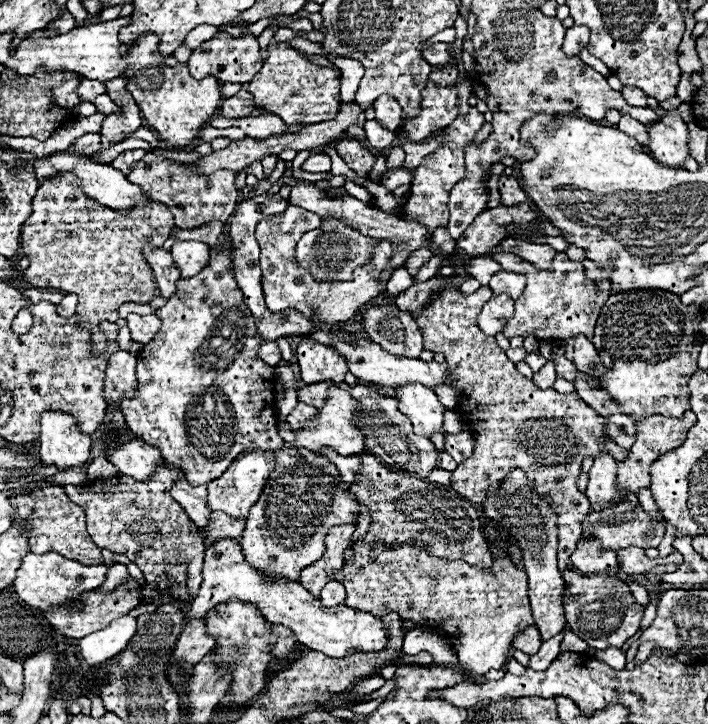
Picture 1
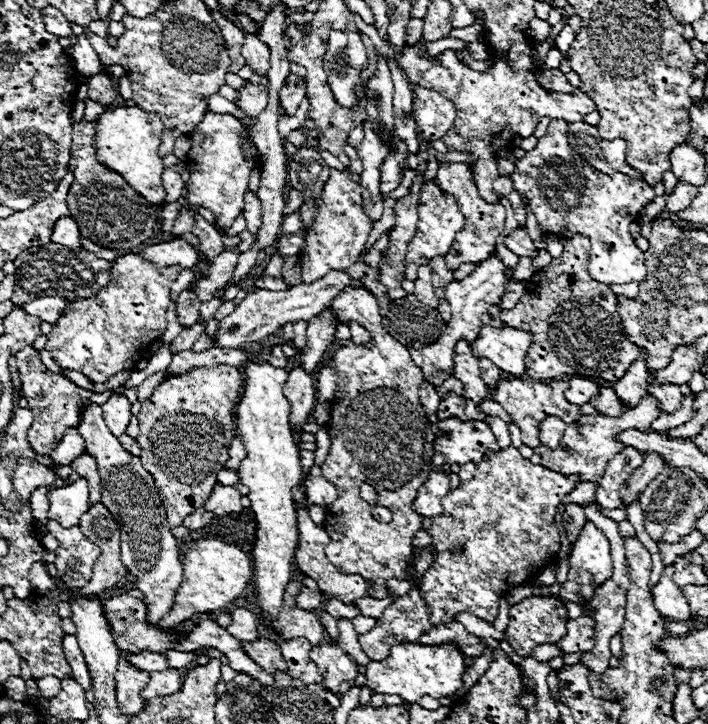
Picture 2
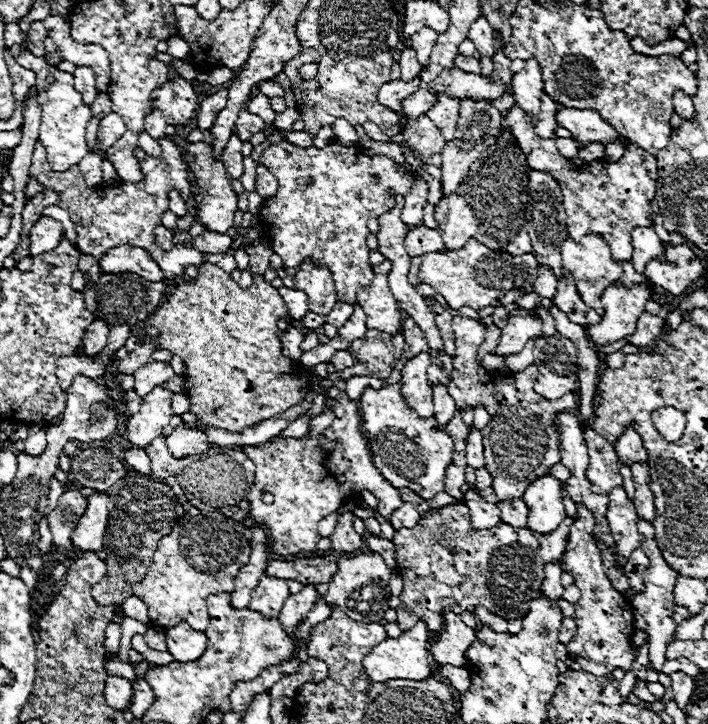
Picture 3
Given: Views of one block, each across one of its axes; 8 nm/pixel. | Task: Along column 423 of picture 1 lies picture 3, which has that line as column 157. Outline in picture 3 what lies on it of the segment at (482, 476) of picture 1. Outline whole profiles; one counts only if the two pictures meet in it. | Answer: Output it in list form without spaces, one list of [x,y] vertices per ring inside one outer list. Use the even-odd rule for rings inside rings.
[[[204,262],[198,270],[196,280],[180,282],[170,290],[162,308],[150,316],[150,322],[144,326],[146,332],[158,336],[160,348],[170,350],[186,362],[184,372],[184,390],[190,400],[190,412],[200,416],[206,426],[226,430],[226,432],[242,432],[244,428],[256,426],[268,418],[276,418],[288,408],[306,400],[312,390],[310,372],[304,370],[304,380],[300,370],[294,366],[290,358],[280,352],[278,320],[294,322],[288,314],[288,308],[270,282],[264,276],[254,276],[254,282],[248,288],[240,288],[230,274],[222,272],[210,262]]]

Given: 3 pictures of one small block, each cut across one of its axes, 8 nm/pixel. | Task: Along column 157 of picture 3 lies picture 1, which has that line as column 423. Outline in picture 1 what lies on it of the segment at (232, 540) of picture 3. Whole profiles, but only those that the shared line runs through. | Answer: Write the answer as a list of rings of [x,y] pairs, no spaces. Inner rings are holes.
[[[362,540],[354,542],[356,560],[346,562],[340,572],[336,572],[336,580],[346,586],[346,604],[348,608],[370,612],[372,616],[386,616],[390,612],[398,612],[402,618],[412,618],[420,626],[438,628],[446,634],[460,636],[460,668],[468,678],[478,680],[484,678],[490,670],[500,670],[510,654],[510,644],[516,636],[516,628],[524,628],[534,624],[530,602],[528,602],[528,584],[524,568],[516,566],[508,558],[494,558],[494,566],[490,570],[474,568],[464,562],[448,562],[430,556],[422,548],[414,548],[414,544],[406,544],[400,548],[384,548],[384,544],[370,546],[362,544]]]

